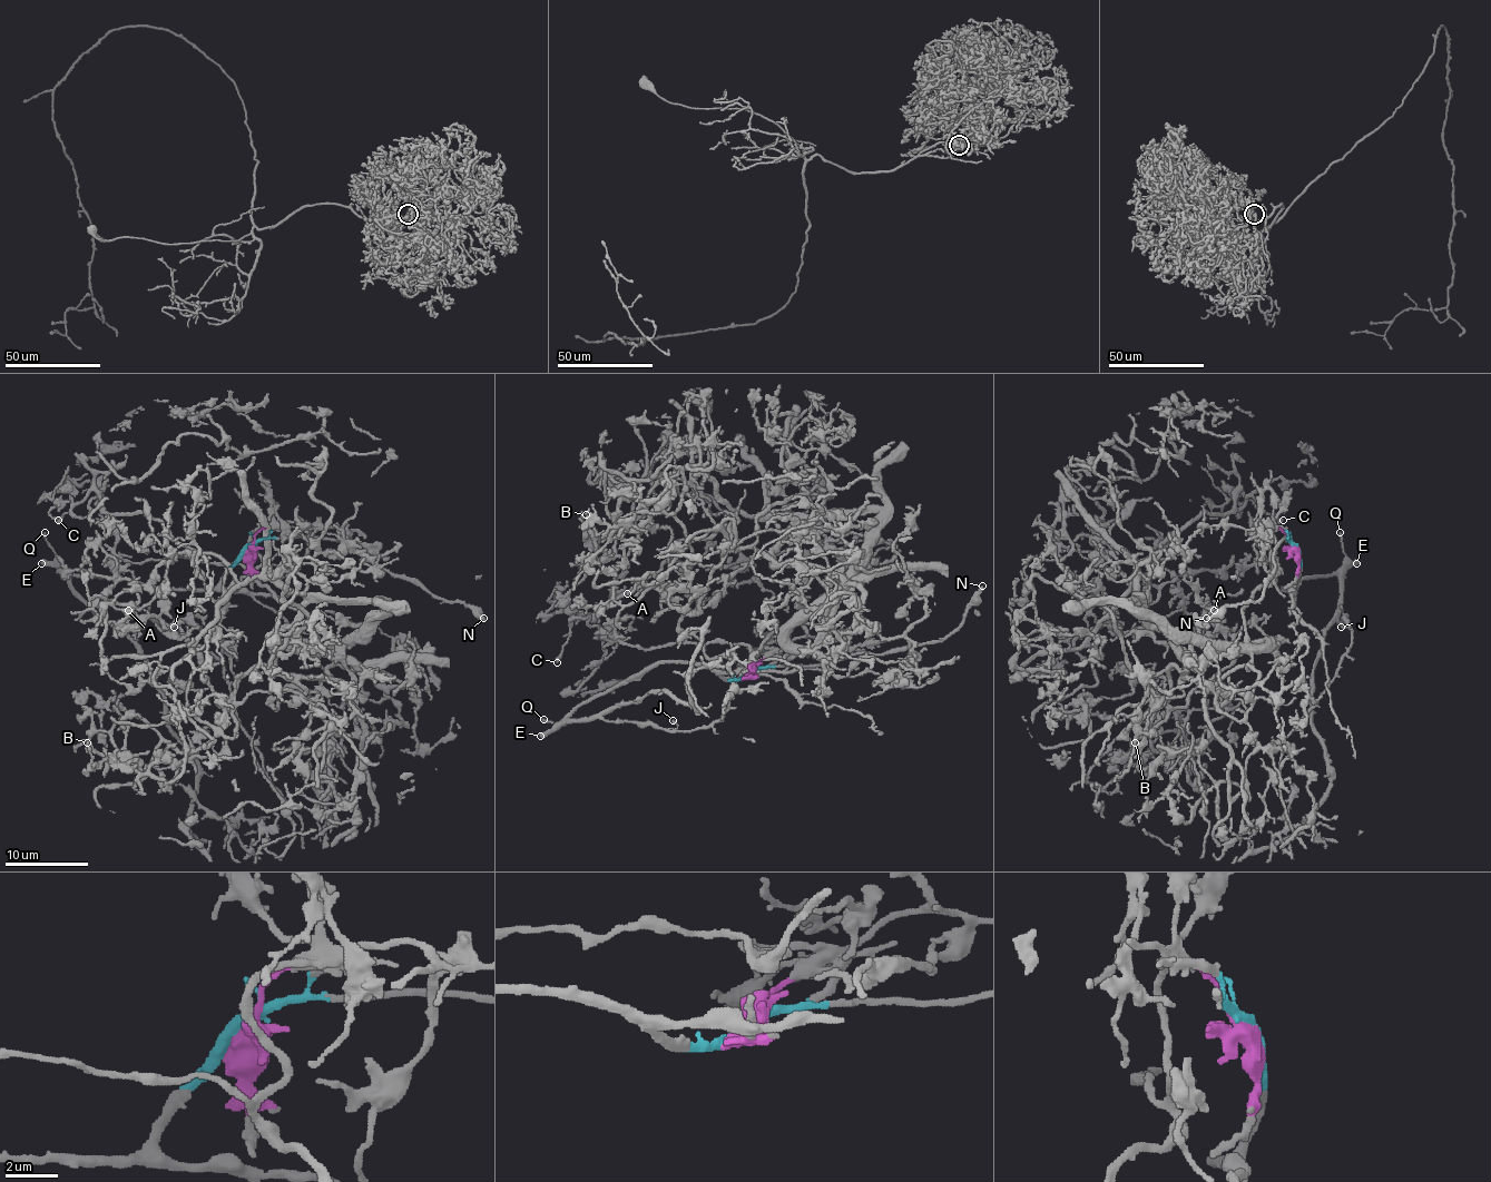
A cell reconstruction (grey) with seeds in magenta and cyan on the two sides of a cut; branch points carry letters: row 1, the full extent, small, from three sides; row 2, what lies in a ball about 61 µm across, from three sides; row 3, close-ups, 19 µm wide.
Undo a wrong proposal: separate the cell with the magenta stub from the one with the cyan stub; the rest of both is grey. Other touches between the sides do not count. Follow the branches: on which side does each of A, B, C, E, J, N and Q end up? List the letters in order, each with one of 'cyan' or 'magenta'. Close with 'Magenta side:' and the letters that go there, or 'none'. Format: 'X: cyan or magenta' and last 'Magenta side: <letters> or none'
A: magenta
B: magenta
C: magenta
E: cyan
J: cyan
N: cyan
Q: cyan
Magenta side: A, B, C

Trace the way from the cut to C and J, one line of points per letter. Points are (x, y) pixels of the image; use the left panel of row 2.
C: (249, 547), (271, 529), (252, 534), (254, 577), (321, 643), (382, 610), (242, 582), (90, 491), (57, 520)
J: (249, 547), (211, 589), (156, 589), (126, 579), (70, 577), (72, 591), (104, 622), (154, 618), (175, 627)

